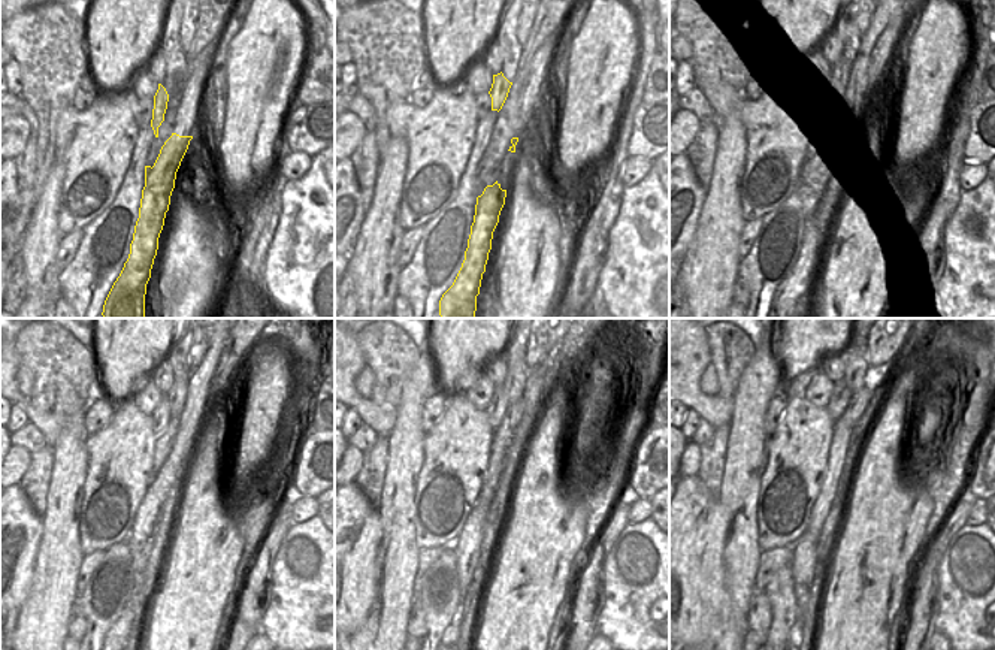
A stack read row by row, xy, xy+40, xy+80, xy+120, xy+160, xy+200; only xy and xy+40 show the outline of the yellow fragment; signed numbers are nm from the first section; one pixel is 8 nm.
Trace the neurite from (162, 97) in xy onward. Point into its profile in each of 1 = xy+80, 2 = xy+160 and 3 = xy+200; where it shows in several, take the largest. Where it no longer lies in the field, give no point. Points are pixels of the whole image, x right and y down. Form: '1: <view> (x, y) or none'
1: xy+80 (840, 73)
2: xy+160 (517, 372)
3: xy+200 (855, 365)

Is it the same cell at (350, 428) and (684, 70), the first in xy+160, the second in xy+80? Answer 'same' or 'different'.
same

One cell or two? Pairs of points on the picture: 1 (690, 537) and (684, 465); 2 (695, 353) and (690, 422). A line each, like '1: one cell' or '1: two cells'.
1: two cells
2: two cells

